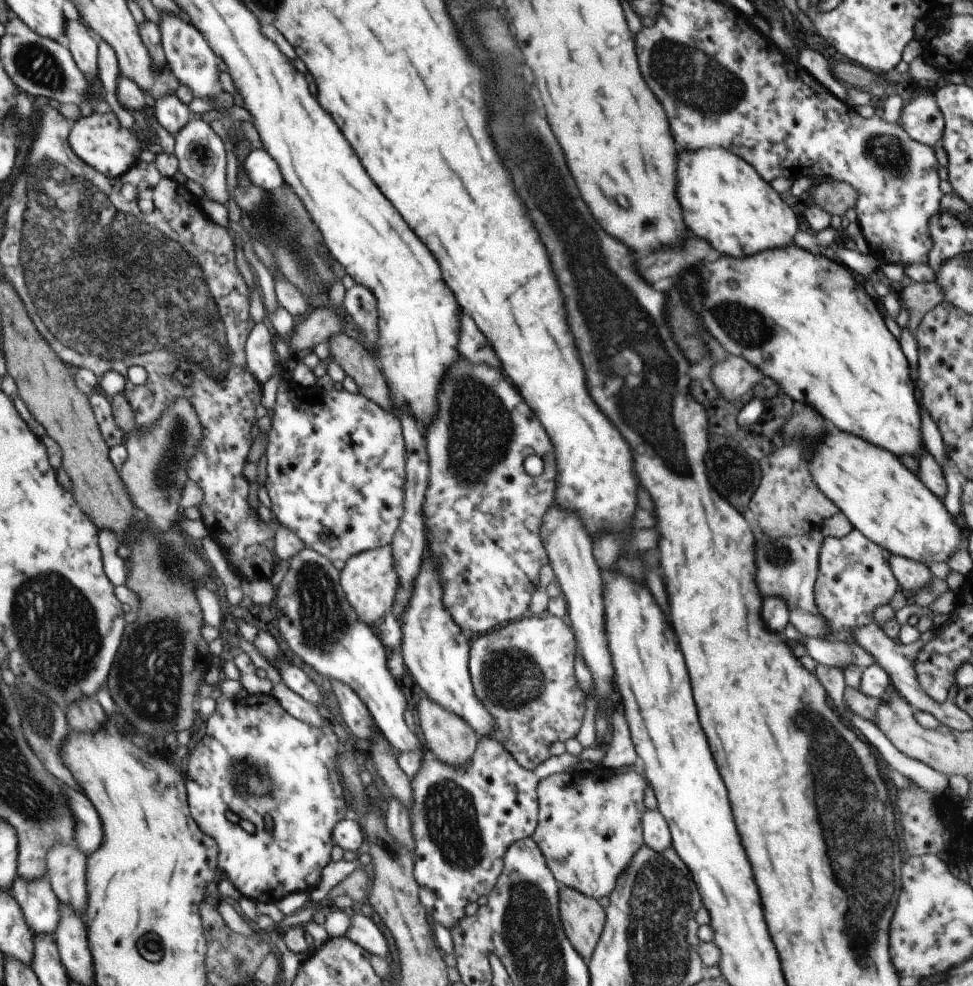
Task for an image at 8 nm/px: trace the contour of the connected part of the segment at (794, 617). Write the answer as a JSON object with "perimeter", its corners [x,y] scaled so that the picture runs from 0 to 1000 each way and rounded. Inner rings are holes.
{"perimeter":[[[770,529],[770,538],[774,538],[774,546],[778,546],[778,554],[774,554],[774,562],[778,562],[778,598],[782,604],[797,604],[809,613],[810,632],[825,645],[849,648],[852,637],[838,615],[836,592],[840,586],[841,560],[846,553],[846,543],[843,539],[794,546],[784,542],[776,529]]]}

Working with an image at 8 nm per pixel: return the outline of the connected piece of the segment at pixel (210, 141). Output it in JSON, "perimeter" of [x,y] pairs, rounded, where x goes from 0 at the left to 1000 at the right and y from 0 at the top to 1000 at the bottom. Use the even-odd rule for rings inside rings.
{"perimeter":[[[207,120],[196,121],[196,124],[179,138],[179,155],[185,164],[185,175],[192,182],[207,187],[215,202],[234,207],[235,195],[233,194],[233,154],[231,146],[221,132]]]}

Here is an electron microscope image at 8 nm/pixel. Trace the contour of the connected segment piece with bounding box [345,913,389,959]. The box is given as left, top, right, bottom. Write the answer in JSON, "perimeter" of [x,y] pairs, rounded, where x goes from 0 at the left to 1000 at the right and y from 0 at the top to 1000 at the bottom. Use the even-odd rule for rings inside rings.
{"perimeter":[[[360,926],[359,941],[355,949],[370,960],[374,960],[383,970],[397,973],[400,968],[396,951],[378,930]]]}

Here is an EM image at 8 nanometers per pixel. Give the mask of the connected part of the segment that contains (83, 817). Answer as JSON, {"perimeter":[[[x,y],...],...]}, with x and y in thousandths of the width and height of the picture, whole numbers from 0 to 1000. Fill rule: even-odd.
{"perimeter":[[[65,795],[67,799],[67,807],[71,811],[71,819],[75,824],[75,828],[79,826],[79,844],[77,850],[80,858],[89,866],[96,866],[102,862],[102,858],[106,856],[106,836],[104,830],[98,822],[98,817],[89,811],[89,807],[85,807],[83,803],[77,803],[77,799],[73,801],[73,797]]]}

